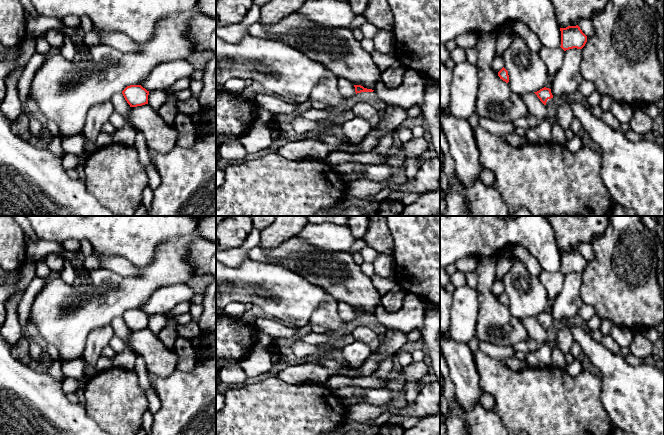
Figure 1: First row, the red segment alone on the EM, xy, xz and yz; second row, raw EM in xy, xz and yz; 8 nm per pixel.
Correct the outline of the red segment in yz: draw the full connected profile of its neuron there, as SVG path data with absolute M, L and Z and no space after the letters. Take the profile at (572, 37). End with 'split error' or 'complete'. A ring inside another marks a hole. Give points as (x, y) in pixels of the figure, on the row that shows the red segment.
M578 25L560 28L561 31L561 48L566 51L577 48L582 49L586 42L587 36L582 32Z; complete

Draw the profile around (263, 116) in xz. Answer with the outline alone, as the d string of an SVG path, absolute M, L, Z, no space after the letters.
M259 107L258 111L257 111L255 123L257 123L257 124L273 123L272 113Z

